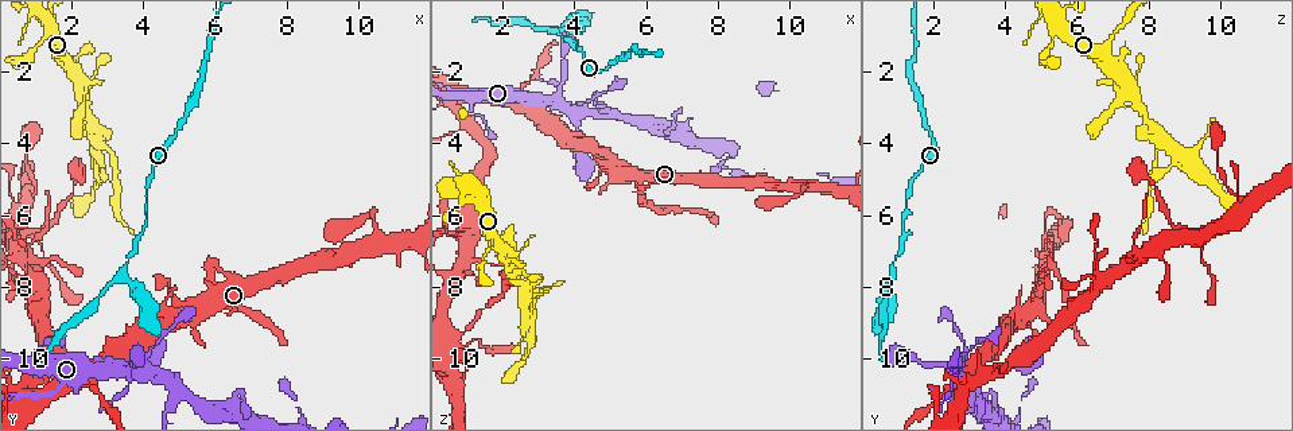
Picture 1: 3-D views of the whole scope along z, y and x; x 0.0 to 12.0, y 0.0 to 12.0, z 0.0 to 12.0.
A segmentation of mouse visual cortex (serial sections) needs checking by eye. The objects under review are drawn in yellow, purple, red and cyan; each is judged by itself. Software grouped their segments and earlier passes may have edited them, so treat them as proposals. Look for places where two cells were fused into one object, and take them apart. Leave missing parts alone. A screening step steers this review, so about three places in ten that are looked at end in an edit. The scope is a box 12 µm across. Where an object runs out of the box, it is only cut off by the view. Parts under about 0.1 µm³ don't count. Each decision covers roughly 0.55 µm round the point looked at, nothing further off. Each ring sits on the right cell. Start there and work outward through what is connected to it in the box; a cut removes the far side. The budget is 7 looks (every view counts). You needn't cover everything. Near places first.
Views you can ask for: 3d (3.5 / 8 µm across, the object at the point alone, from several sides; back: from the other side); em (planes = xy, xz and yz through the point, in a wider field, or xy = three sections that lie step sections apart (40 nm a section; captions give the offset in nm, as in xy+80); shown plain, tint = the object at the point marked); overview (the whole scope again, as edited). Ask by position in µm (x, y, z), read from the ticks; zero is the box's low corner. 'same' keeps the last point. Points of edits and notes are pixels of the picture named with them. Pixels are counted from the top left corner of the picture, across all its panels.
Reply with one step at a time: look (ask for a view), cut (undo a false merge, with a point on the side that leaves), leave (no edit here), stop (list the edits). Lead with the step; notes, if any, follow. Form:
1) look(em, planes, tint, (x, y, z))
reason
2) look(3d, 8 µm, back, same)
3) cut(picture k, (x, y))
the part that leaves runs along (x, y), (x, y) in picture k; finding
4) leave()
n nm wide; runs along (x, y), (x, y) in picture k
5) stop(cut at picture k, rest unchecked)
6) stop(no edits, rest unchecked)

look(3d, 3.5 µm, (5.9, 7.4, 5.2))

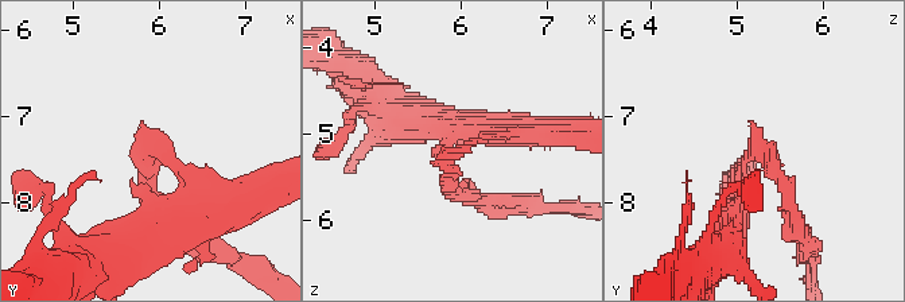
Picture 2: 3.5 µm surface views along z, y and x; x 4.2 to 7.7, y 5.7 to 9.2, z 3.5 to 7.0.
look(em, planes, tint, (5.85, 7.40, 5.30))
arms of 200, 200 nm

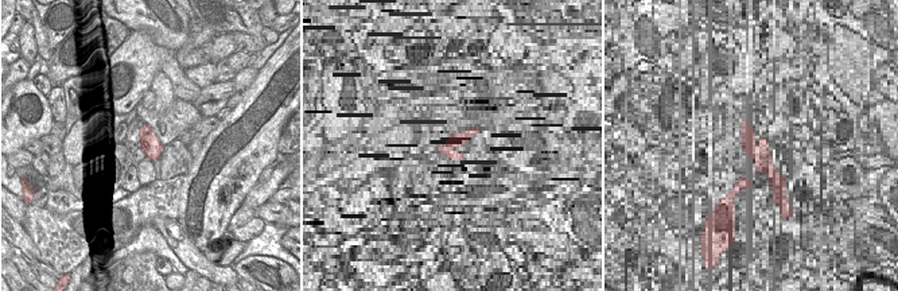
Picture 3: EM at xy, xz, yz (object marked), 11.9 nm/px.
look(em, xy, step 2, tint, same)

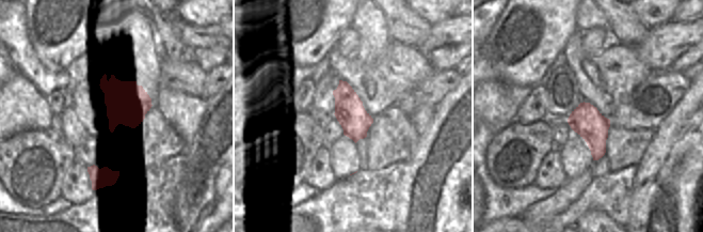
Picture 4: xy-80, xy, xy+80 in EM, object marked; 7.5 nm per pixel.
leave()
continuous, no second cell

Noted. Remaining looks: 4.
look(3d, 3.5 µm, (4.2, 10.4, 3.2))
abrupt turn

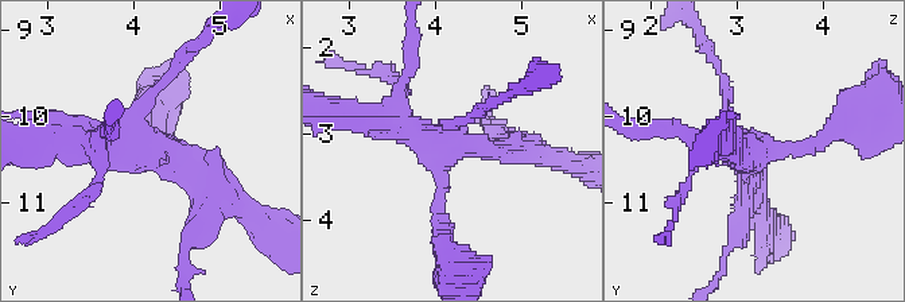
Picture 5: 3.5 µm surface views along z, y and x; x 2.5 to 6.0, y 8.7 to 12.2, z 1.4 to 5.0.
look(em, xy, step 5, tint, (4.15, 10.40, 3.15))
shape alone is not enough

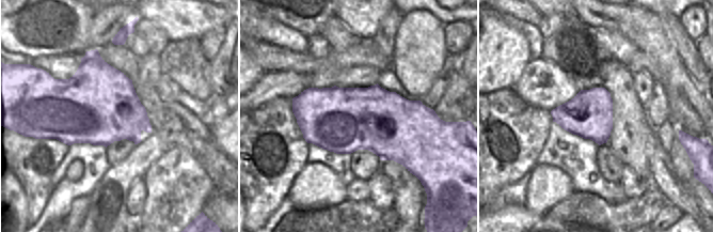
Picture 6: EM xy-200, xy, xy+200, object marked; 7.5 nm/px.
leave()
runs along (63, 142), (183, 158), (225, 192) in picture 5; continuous, no second cell

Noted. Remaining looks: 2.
stop(no edits, rest unchecked)

